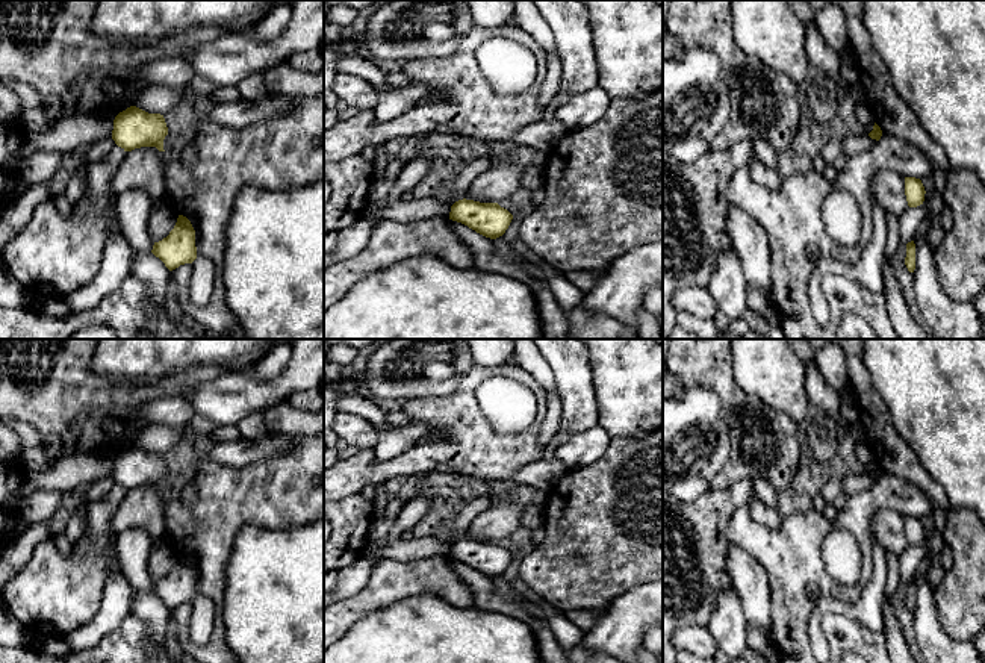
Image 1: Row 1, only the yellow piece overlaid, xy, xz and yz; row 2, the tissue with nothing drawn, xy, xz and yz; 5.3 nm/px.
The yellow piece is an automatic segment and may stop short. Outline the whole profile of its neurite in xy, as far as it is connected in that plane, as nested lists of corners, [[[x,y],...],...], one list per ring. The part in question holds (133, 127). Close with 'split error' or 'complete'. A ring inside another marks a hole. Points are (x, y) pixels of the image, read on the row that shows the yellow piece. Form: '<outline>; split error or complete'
[[[130,106],[120,112],[113,120],[112,139],[124,151],[141,147],[156,147],[163,150],[163,139],[168,127],[163,115],[148,114],[136,106]]]; complete

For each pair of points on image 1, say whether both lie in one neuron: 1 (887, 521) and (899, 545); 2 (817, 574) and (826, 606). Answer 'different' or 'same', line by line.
1: same
2: different

